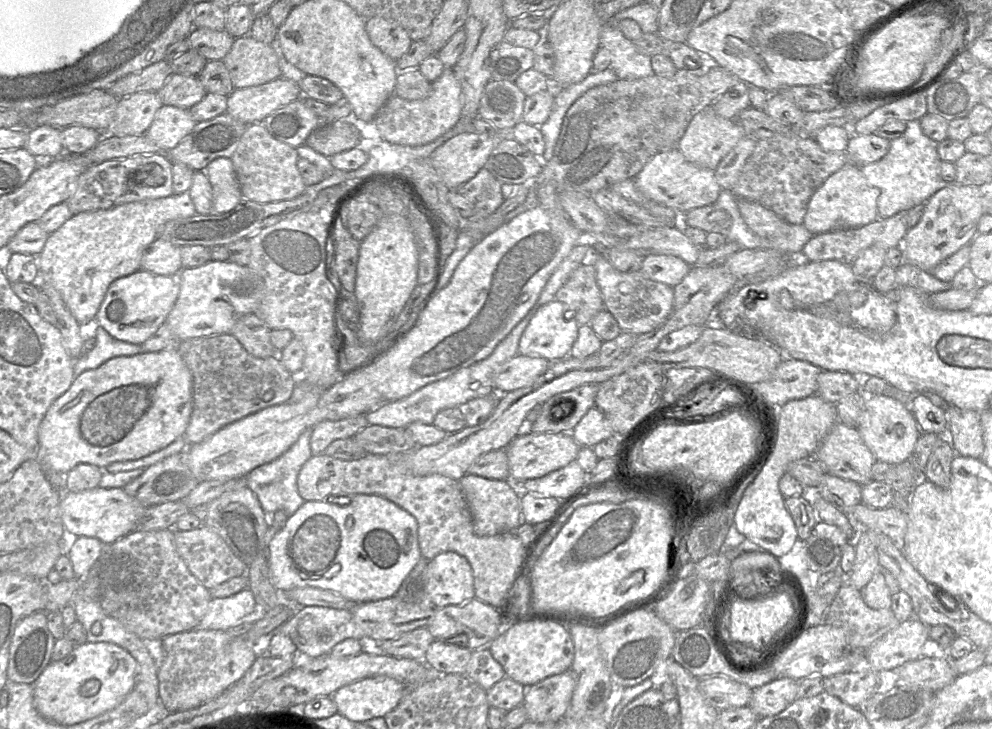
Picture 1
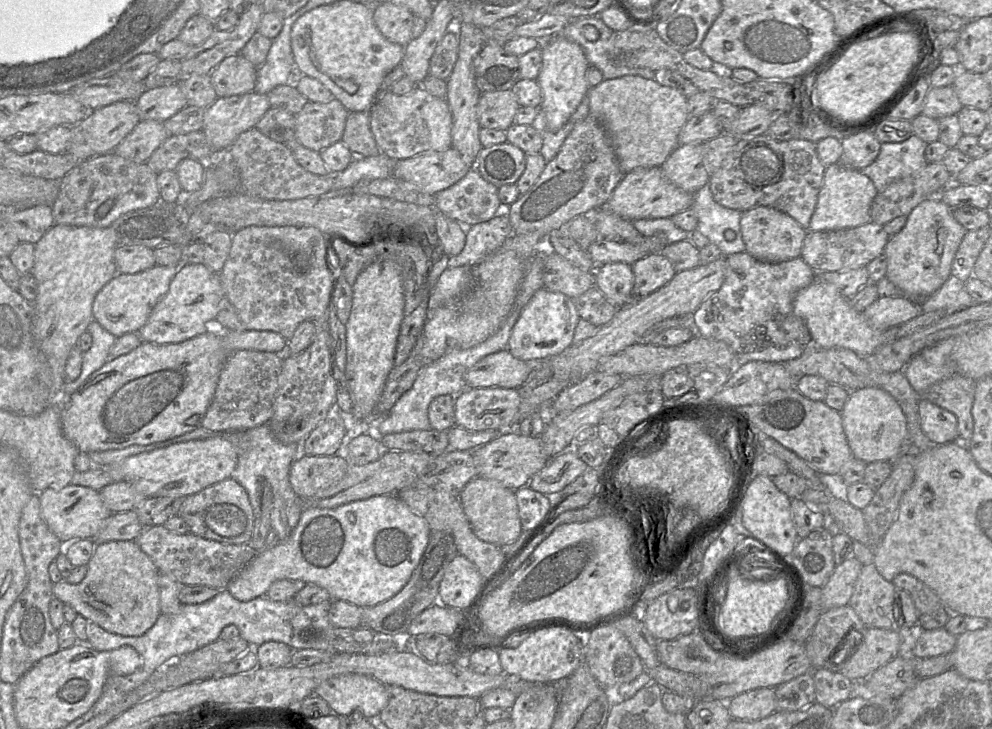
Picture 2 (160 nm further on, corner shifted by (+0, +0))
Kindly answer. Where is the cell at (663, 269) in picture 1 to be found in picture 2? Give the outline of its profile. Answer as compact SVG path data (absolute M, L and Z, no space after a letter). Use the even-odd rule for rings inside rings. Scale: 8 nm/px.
M650 254L632 265L634 273L633 296L643 298L665 286L676 275L668 258L663 254Z

